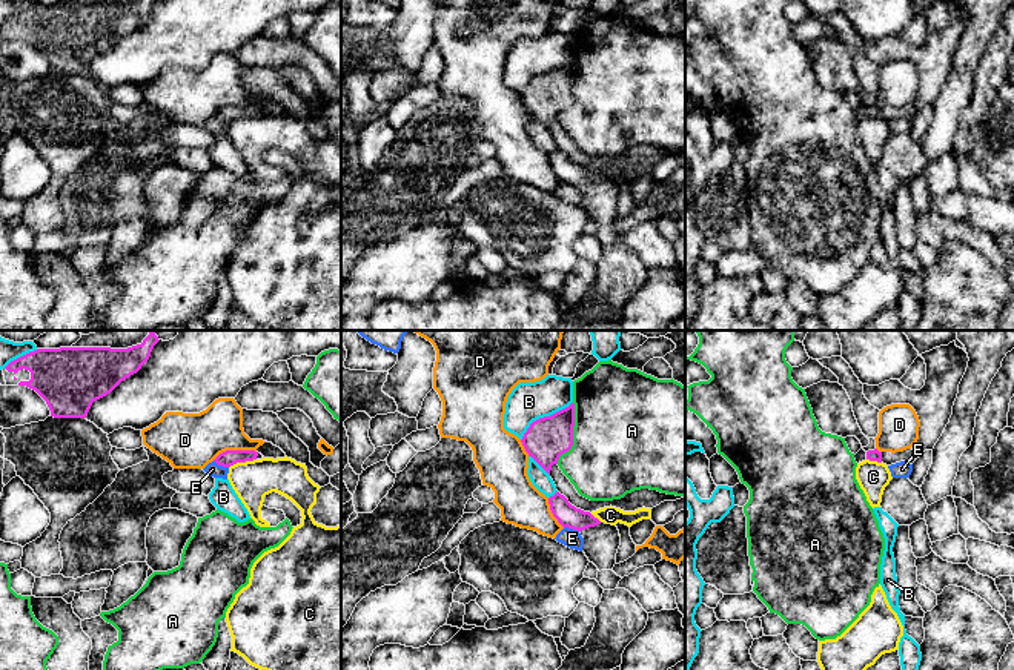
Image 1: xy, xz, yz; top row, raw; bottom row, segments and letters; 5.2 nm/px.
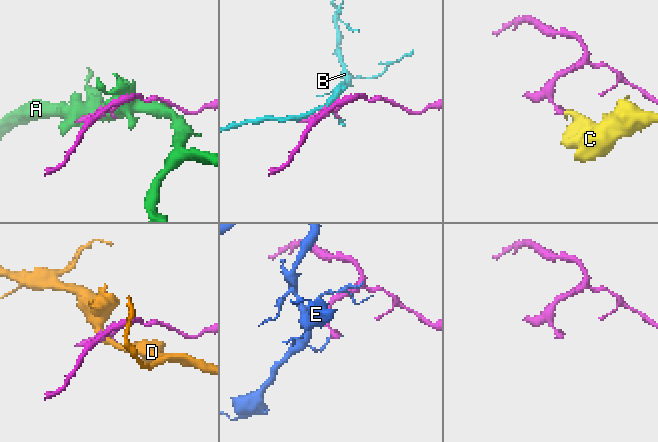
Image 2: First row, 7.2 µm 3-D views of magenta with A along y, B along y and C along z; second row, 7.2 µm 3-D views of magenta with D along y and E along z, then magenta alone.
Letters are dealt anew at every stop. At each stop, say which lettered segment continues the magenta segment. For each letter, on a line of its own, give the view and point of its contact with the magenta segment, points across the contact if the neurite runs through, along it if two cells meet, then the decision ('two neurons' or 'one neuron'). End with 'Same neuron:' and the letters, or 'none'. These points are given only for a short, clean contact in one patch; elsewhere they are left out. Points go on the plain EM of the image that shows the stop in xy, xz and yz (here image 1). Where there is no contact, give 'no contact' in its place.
A: xz (572, 89) | two neurons
B: xz (544, 72) | two neurons
C: xy (241, 117) | along xy (255, 114), (237, 117), (229, 123) | two neurons
D: xy (234, 106) | two neurons
E: xy (222, 120) | along xy (214, 116), (228, 123) | two neurons
Same neuron: none

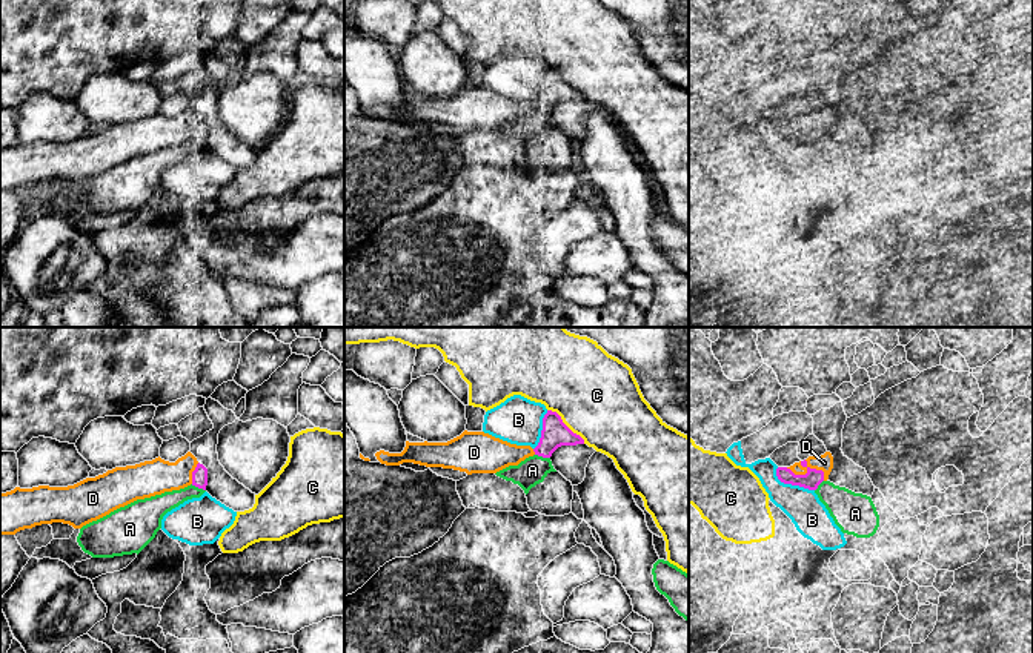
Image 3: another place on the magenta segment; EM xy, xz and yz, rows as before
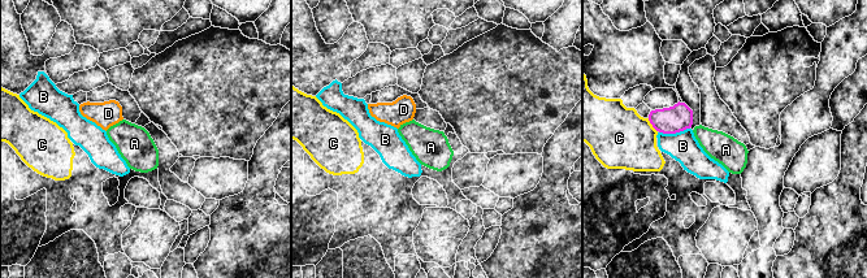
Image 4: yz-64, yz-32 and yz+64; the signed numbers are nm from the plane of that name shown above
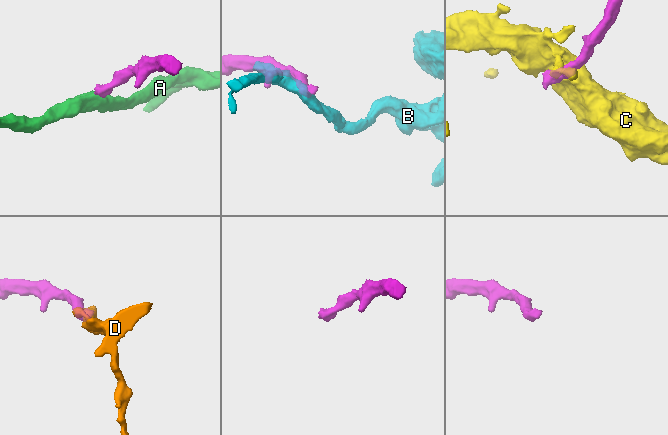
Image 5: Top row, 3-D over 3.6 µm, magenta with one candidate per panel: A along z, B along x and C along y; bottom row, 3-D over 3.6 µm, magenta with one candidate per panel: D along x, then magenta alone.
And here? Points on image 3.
A: xz (543, 112) | two neurons
B: yz (792, 140) | two neurons
C: xz (564, 80) | two neurons
D: yz (807, 125) | one neuron
Same neuron: D

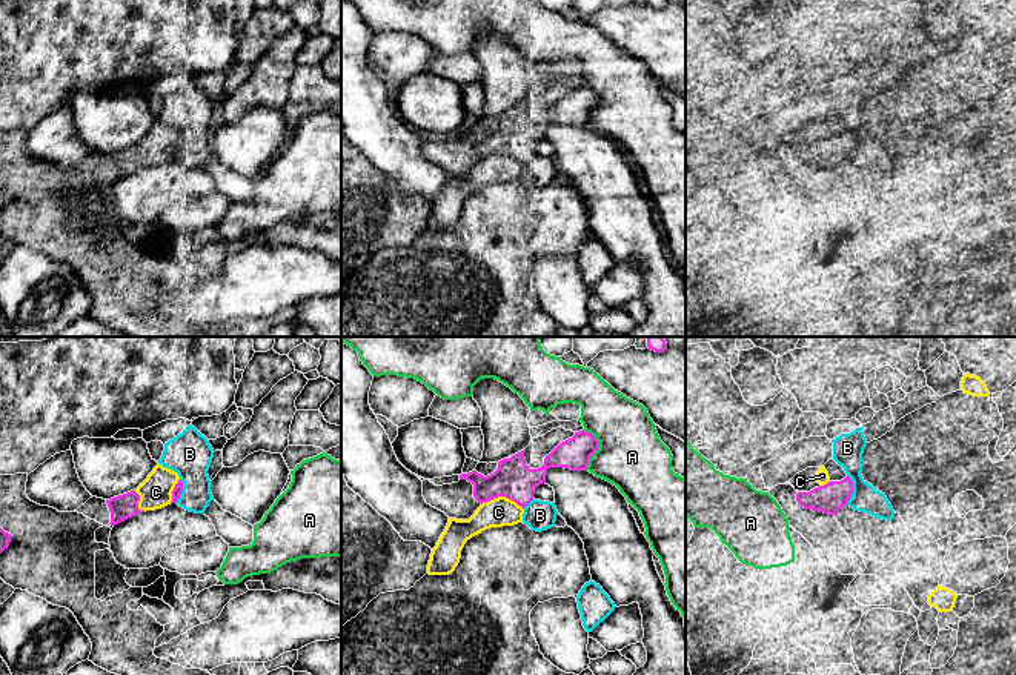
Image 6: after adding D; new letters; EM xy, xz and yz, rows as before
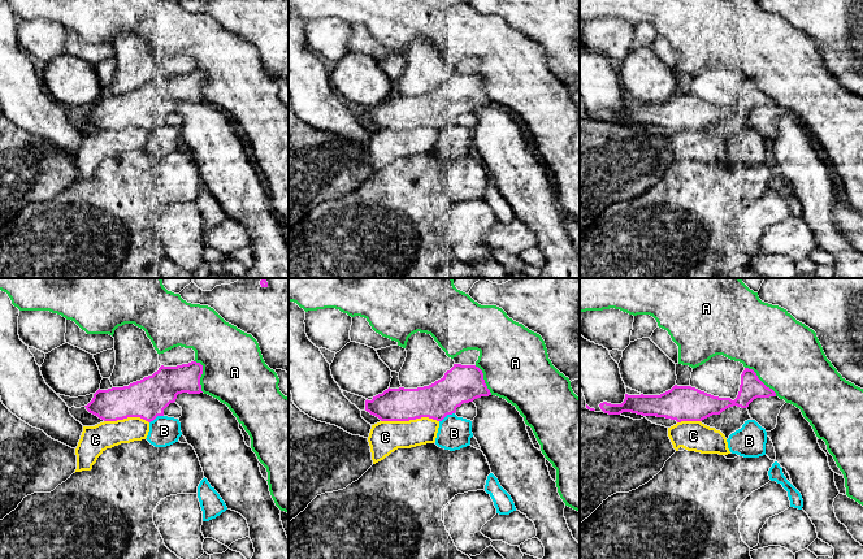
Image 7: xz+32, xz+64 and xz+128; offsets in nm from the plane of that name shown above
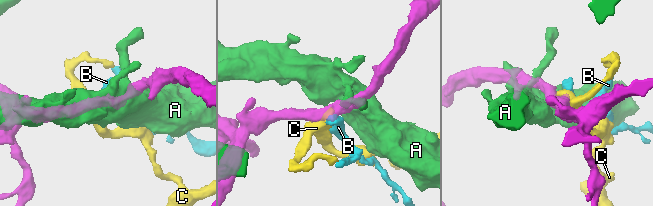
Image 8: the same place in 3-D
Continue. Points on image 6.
A: xz (598, 103) | two neurons
B: yz (852, 146) | two neurons
C: xz (503, 151) | along xz (481, 159), (491, 154), (508, 152), (523, 165) | two neurons
Same neuron: none

